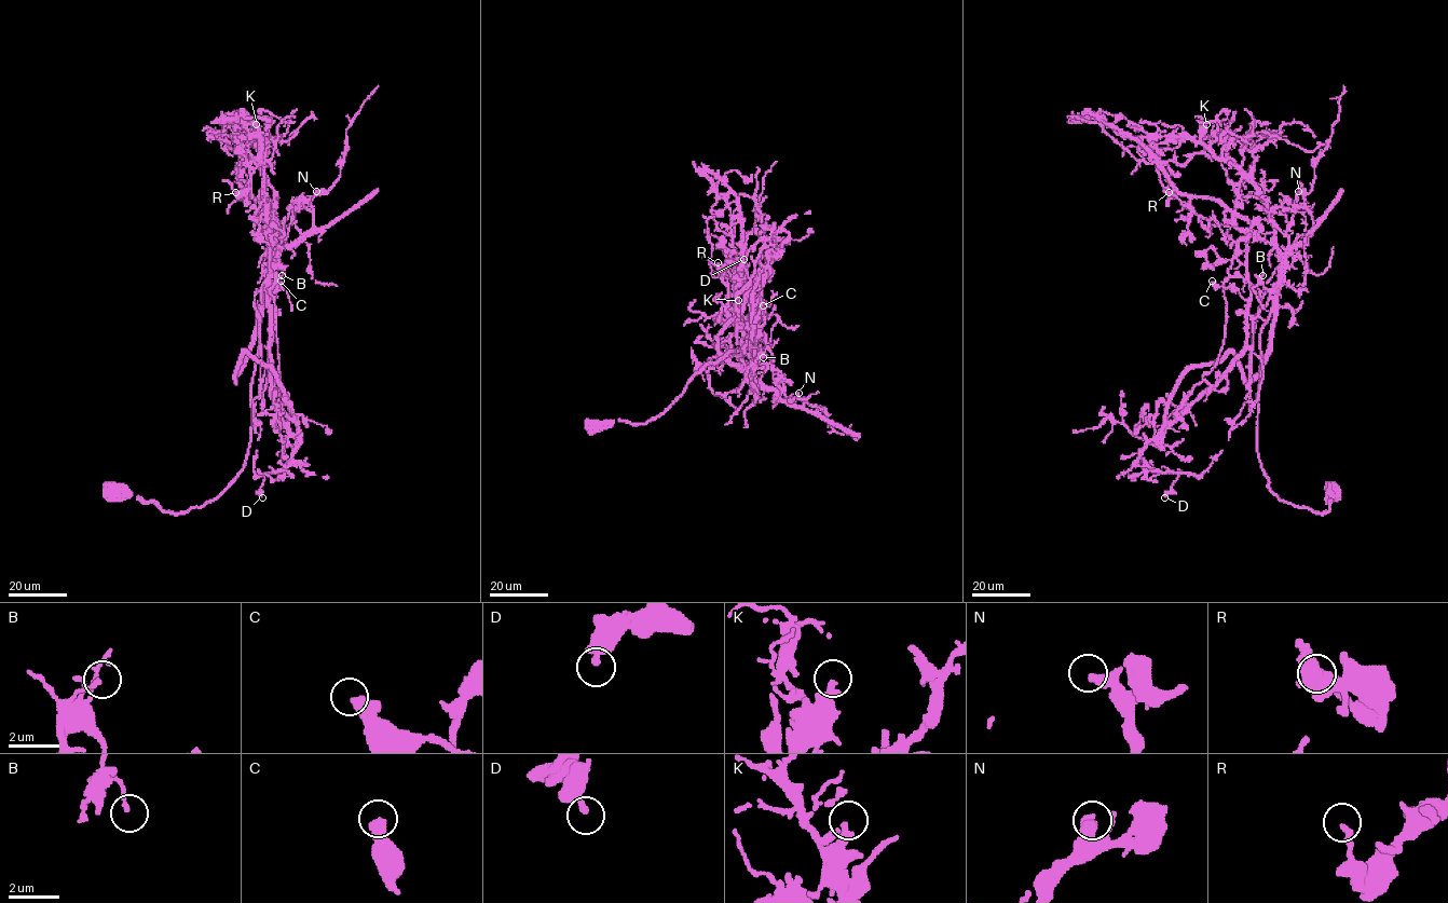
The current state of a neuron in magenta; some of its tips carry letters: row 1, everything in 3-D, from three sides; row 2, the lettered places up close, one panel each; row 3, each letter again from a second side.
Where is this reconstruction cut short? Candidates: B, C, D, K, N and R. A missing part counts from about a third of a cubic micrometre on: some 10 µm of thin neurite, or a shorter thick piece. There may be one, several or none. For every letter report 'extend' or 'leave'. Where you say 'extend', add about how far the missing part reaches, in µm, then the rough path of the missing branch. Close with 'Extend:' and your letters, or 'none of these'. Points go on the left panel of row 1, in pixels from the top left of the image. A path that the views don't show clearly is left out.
B: leave
C: leave
D: extend | 10 µm
K: leave
N: extend | 10 µm | (316, 191), (309, 176), (304, 180)
R: leave
Extend: D, N

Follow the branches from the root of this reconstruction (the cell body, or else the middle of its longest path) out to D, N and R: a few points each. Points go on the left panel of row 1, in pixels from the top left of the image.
D: (113, 490), (185, 514), (243, 468), (270, 297), (271, 399), (300, 442), (284, 470), (267, 473), (262, 497)
N: (113, 490), (185, 514), (214, 501), (243, 468), (267, 268), (278, 250), (313, 228), (316, 191)
R: (113, 490), (185, 514), (214, 501), (243, 468), (271, 234), (262, 161), (251, 188), (235, 192)

